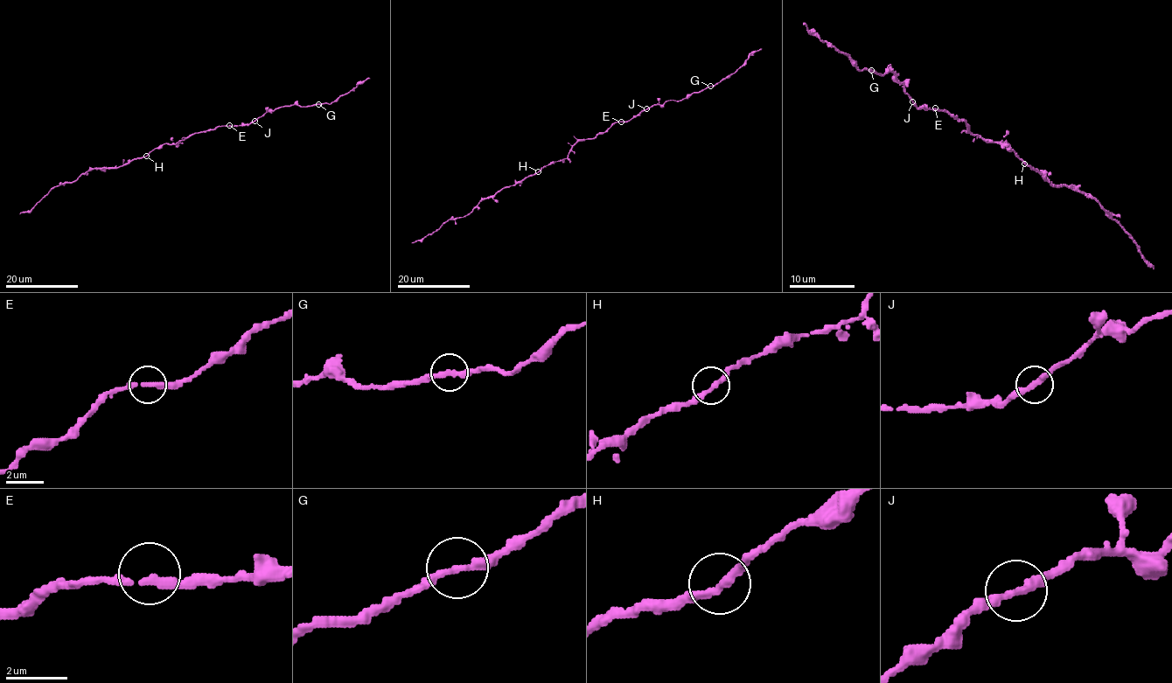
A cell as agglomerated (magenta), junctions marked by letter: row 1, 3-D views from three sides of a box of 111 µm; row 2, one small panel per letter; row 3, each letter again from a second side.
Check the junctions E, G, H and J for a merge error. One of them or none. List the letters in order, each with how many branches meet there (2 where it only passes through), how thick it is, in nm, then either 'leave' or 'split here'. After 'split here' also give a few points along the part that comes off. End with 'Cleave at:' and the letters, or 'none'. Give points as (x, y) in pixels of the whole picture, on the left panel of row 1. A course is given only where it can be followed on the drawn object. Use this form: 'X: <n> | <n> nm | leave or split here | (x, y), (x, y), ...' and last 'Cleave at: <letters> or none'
E: 2 | 280 nm | leave
G: 2 | 280 nm | leave
H: 2 | 280 nm | leave
J: 2 | 280 nm | leave
Cleave at: none

